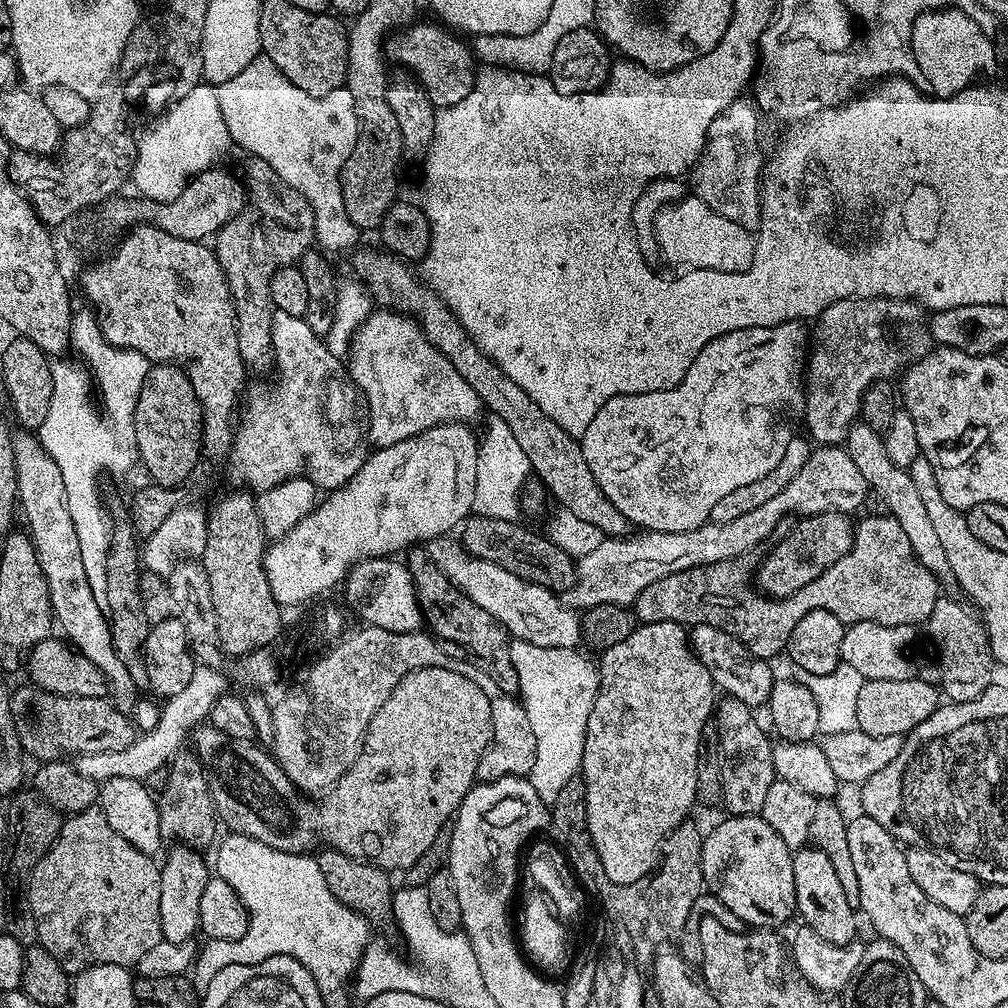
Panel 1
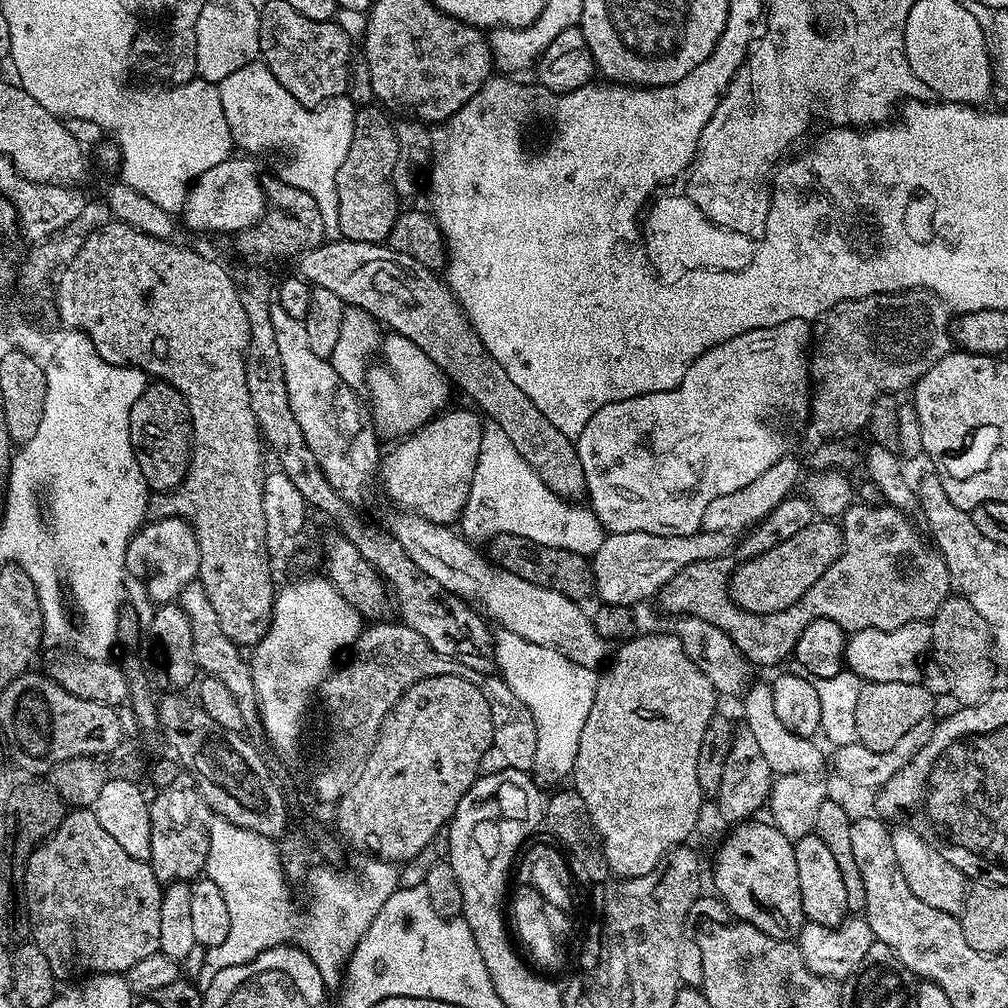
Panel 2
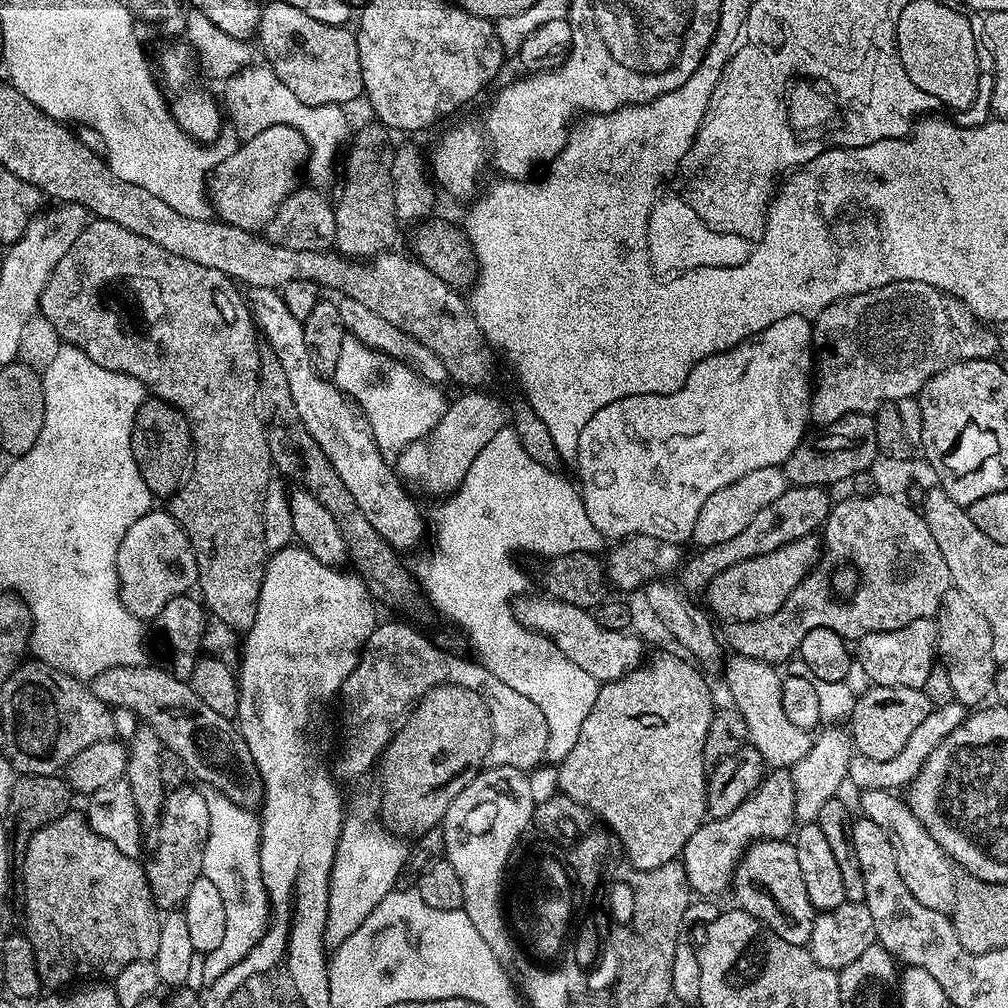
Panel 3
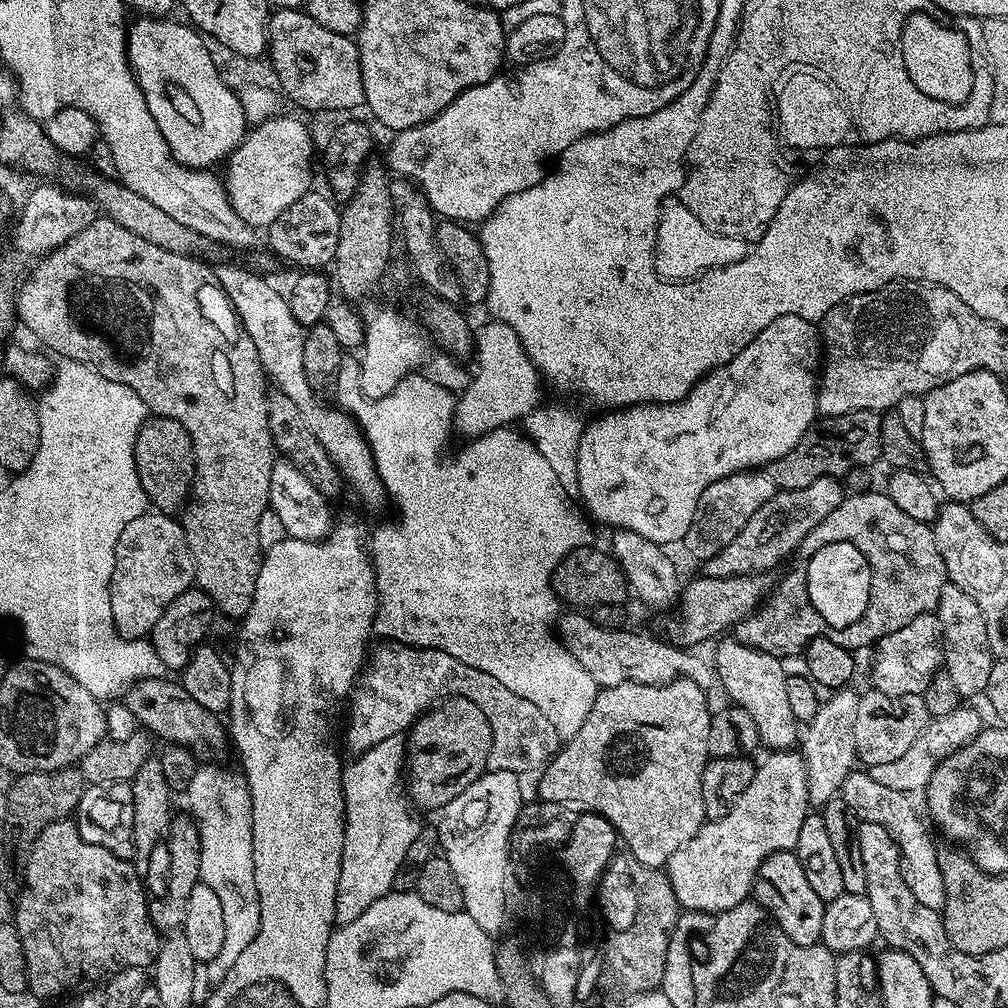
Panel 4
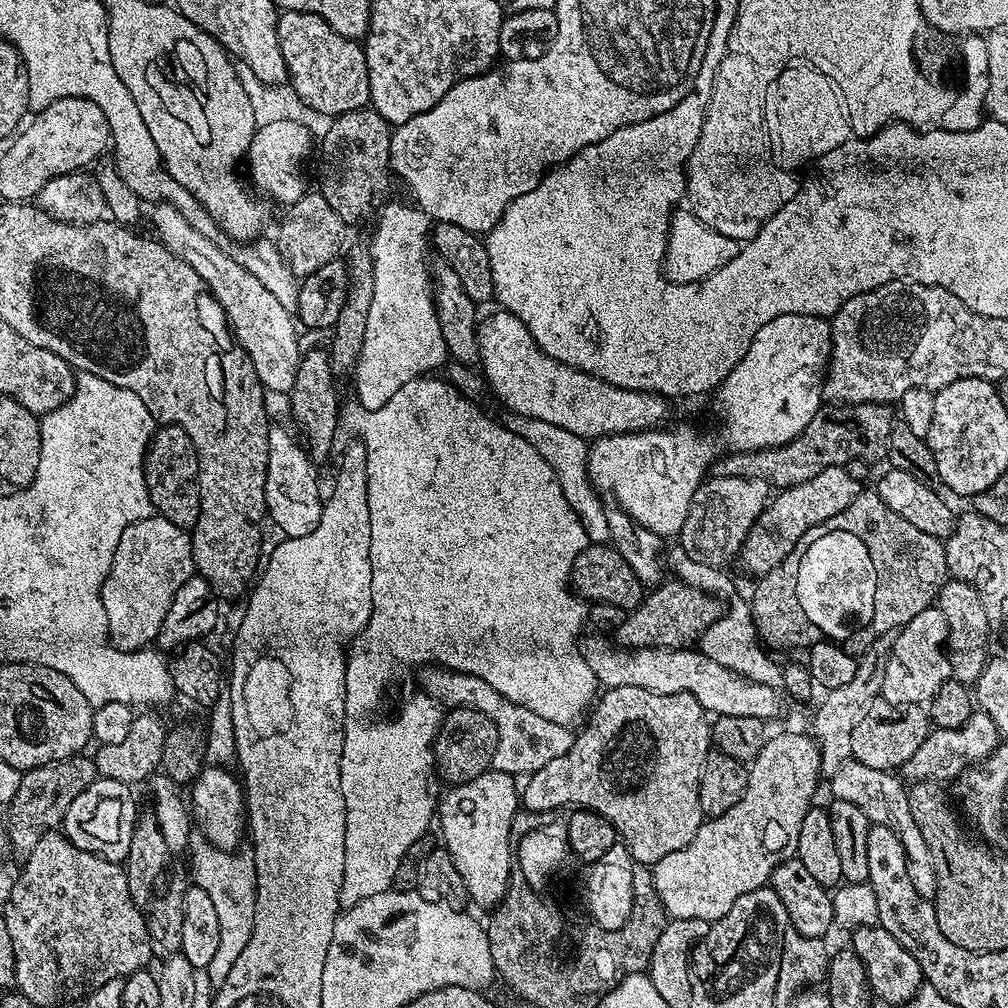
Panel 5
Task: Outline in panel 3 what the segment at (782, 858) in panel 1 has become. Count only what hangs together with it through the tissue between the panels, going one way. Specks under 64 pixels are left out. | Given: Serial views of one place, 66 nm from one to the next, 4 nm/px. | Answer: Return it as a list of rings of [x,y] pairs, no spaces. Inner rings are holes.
[[[787,839],[758,840],[750,845],[736,865],[731,887],[734,892],[736,888],[735,903],[774,930],[778,938],[786,938],[786,942],[791,944],[807,945],[818,910],[806,894],[806,882],[802,882],[795,843]]]

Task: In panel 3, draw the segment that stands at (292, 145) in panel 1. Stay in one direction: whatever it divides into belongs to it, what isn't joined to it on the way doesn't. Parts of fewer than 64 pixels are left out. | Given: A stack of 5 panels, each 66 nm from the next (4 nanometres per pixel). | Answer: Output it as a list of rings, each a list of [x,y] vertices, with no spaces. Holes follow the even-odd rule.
[[[261,66],[261,68],[241,67],[236,75],[226,80],[223,87],[225,88],[222,104],[226,109],[227,119],[228,116],[232,119],[237,134],[242,136],[240,138],[256,136],[260,131],[275,124],[288,124],[300,131],[308,144],[306,171],[308,170],[312,176],[331,174],[332,163],[335,162],[339,152],[341,155],[350,136],[348,120],[344,117],[345,109],[341,105],[331,104],[312,108],[308,104],[298,102],[298,98],[294,98],[294,94],[290,94],[290,90],[286,90],[286,86],[282,86],[280,79],[267,66]]]

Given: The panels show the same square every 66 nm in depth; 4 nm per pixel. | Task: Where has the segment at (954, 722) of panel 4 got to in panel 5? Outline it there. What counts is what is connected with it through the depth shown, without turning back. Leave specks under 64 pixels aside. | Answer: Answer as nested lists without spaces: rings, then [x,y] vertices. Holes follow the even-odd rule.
[[[979,710],[973,711],[972,719],[965,720],[958,728],[936,728],[929,731],[927,738],[918,746],[914,758],[904,763],[902,772],[909,781],[919,782],[930,780],[936,782],[951,781],[960,775],[965,768],[985,760],[990,753],[995,752],[1002,737],[996,731],[996,723]]]

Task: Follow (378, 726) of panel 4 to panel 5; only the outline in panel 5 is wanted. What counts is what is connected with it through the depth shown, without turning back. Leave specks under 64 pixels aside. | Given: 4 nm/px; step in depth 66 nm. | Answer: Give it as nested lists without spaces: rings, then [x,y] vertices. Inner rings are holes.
[[[428,666],[421,672],[424,672],[420,676],[420,684],[424,687],[421,689],[433,700],[445,705],[448,703],[448,706],[477,708],[494,722],[498,742],[494,746],[491,771],[505,772],[513,778],[524,778],[542,770],[542,766],[554,762],[554,758],[562,758],[562,754],[570,750],[574,732],[569,725],[550,722],[550,718],[542,718],[542,714],[534,714],[534,710],[510,702],[510,698],[498,694],[498,690],[494,690],[482,678],[465,672],[453,672],[443,666]]]

